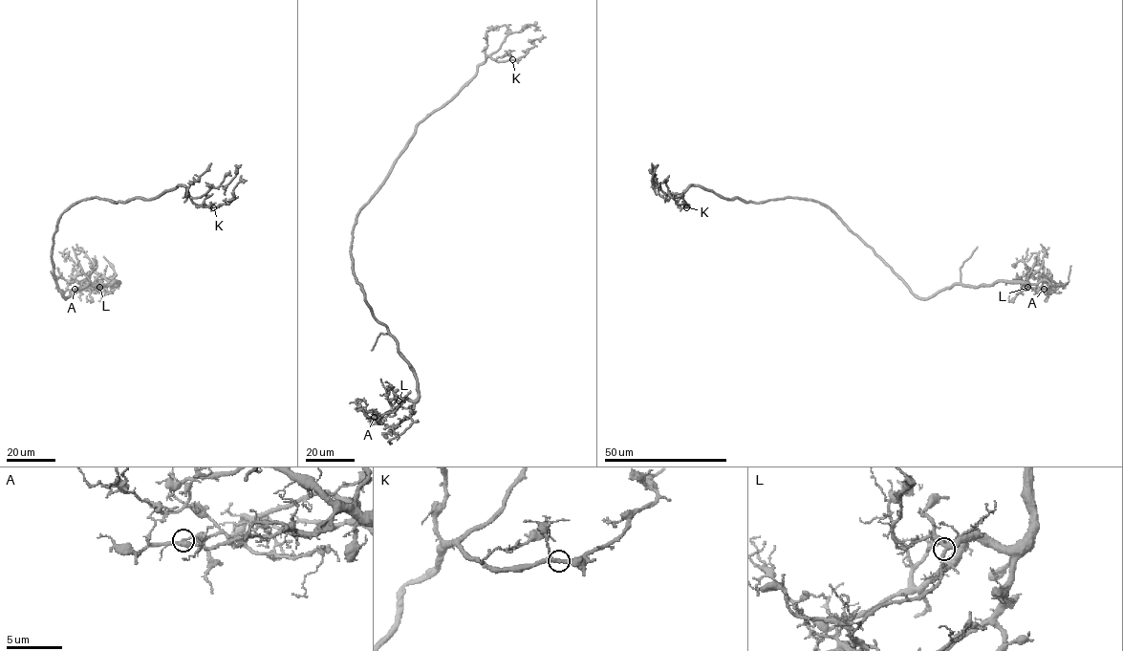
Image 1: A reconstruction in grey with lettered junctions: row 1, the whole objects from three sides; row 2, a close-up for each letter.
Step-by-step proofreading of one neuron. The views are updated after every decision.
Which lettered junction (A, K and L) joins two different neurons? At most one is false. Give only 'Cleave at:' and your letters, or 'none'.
Cleave at: A

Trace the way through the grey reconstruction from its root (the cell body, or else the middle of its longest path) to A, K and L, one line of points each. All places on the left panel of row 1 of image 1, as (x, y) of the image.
A: (53, 232), (53, 278), (65, 297), (87, 284), (102, 286), (118, 282), (81, 291), (75, 289)
K: (53, 232), (58, 219), (73, 204), (91, 197), (116, 202), (154, 199), (183, 185), (194, 203), (213, 207)
L: (53, 232), (52, 263), (57, 289), (66, 297), (87, 284), (102, 286), (118, 282), (99, 287)

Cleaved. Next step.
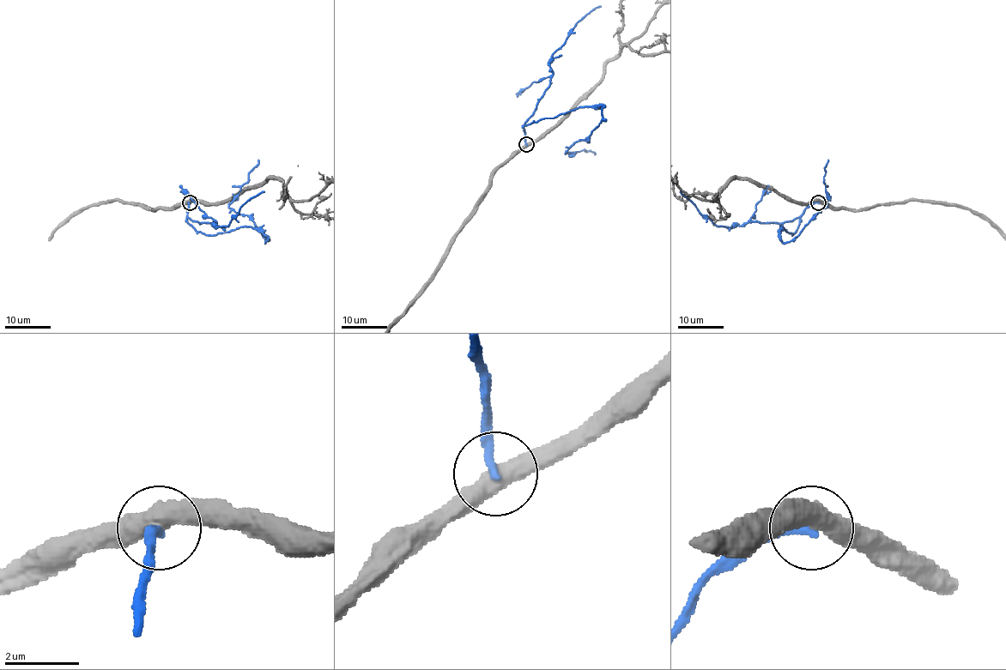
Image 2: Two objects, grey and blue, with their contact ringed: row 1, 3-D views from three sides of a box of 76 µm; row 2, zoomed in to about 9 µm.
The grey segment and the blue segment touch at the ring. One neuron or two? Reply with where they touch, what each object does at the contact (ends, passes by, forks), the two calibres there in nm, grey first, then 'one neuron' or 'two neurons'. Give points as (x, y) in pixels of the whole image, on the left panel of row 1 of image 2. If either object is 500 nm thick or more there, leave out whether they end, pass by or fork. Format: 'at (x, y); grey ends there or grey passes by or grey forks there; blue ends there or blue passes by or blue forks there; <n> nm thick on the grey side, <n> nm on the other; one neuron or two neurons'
at (190, 202); grey passes by; blue ends there; 480 nm thick on the grey side, 240 nm on the other; two neurons

